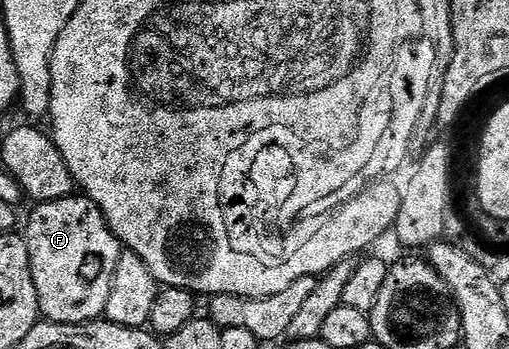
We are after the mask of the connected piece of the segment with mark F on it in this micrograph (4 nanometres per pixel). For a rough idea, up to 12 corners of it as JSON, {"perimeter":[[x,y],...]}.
{"perimeter":[[95,201],[32,208],[40,314],[100,320],[121,242]]}

